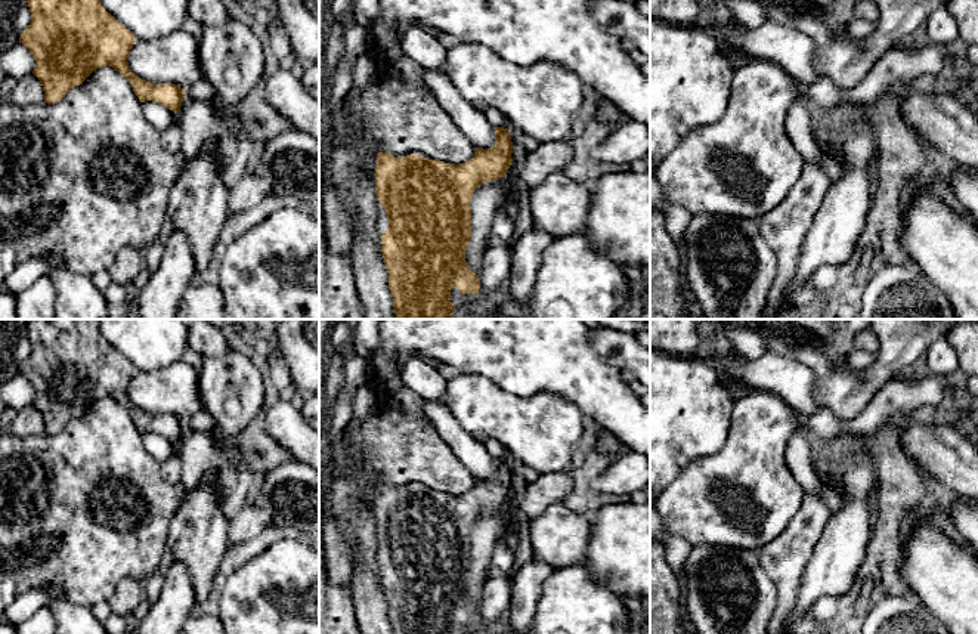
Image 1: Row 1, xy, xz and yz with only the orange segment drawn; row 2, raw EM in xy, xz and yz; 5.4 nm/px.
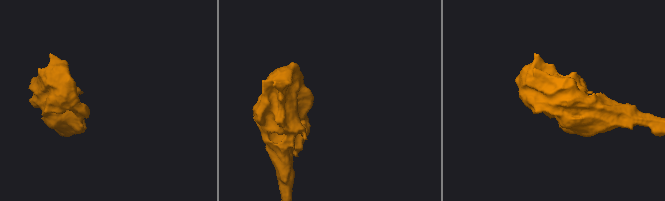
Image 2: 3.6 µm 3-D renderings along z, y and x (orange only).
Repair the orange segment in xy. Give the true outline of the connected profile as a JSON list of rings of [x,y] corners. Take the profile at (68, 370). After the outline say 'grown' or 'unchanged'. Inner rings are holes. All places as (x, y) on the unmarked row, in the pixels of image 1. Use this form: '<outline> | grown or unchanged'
[[[50,319],[27,322],[31,353],[19,374],[35,392],[33,405],[43,417],[44,433],[59,433],[93,402],[112,398],[129,411],[140,433],[152,432],[177,445],[185,421],[131,403],[127,389],[136,368],[105,341],[99,325],[100,319],[77,319],[72,330],[59,330]]] | unchanged

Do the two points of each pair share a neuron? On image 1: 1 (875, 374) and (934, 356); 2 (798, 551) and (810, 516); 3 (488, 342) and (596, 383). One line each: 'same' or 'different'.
1: different
2: same
3: same

